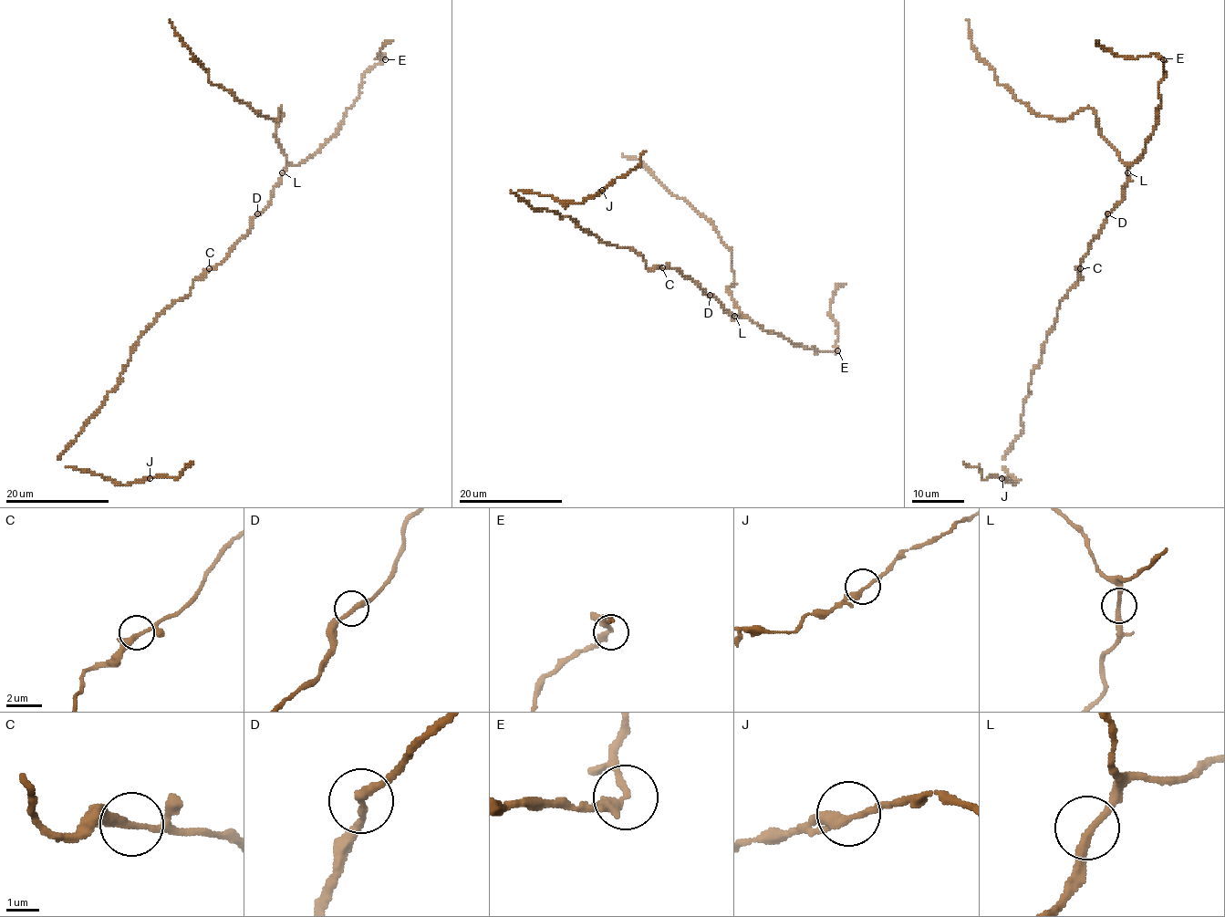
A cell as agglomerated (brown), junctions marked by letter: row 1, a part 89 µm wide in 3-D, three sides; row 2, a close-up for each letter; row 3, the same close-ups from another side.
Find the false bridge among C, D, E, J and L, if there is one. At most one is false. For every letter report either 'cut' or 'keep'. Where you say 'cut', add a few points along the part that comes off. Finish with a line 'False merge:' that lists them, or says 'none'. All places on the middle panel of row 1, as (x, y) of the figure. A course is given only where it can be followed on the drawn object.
C: keep
D: keep
E: keep
J: keep
L: keep
False merge: none

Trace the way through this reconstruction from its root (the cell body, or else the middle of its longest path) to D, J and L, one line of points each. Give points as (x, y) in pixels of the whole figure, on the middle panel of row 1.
D: (662, 267), (676, 269), (710, 295)
J: (662, 267), (648, 269), (644, 255), (601, 242), (570, 215), (534, 211), (513, 192), (581, 203), (602, 190)
L: (662, 267), (676, 269), (690, 276), (725, 312), (734, 316)

